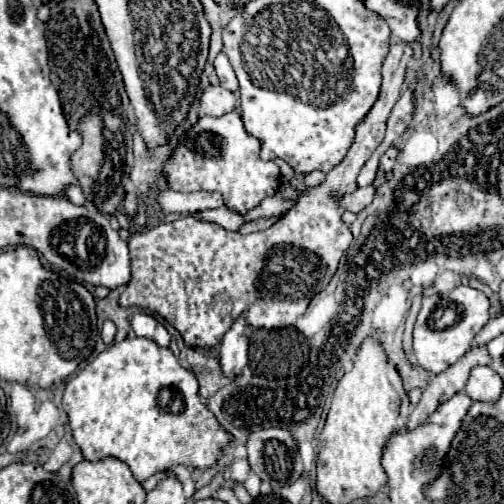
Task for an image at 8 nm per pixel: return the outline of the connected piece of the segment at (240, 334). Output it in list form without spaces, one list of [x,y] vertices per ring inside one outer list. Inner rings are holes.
[[[242,314],[232,328],[224,334],[220,346],[220,366],[226,376],[236,376],[248,364],[248,334],[250,328],[246,324],[246,316]]]

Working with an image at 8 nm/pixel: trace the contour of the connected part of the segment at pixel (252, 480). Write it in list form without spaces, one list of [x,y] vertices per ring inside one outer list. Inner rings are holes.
[[[250,472],[250,476],[246,478],[244,486],[246,486],[246,490],[248,490],[248,494],[252,498],[260,498],[260,478],[254,472]]]

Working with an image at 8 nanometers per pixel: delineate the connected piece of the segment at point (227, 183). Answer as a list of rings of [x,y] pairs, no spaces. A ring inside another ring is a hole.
[[[228,112],[220,118],[202,116],[198,124],[178,144],[176,156],[164,166],[168,172],[170,190],[196,192],[218,190],[224,196],[226,206],[236,212],[254,208],[260,200],[276,194],[280,188],[280,170],[274,162],[264,162],[258,156],[260,142],[246,134],[238,112]]]

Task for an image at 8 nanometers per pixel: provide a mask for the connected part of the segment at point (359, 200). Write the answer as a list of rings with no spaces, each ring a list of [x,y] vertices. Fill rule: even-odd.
[[[376,186],[356,188],[352,194],[346,194],[346,196],[342,198],[342,202],[340,202],[340,204],[342,204],[346,210],[350,210],[350,212],[358,214],[360,210],[364,210],[366,206],[370,206],[370,204],[372,204],[374,196],[376,196]]]

